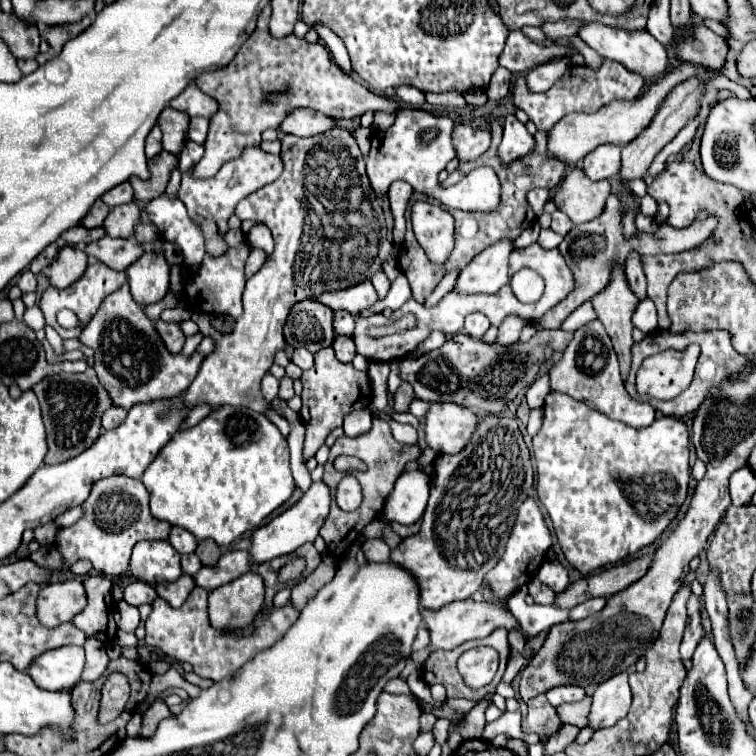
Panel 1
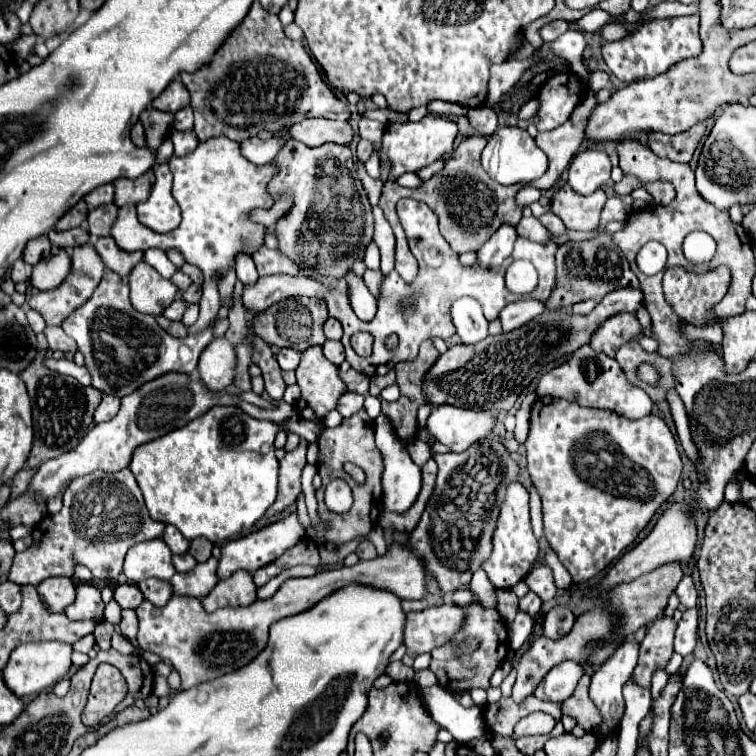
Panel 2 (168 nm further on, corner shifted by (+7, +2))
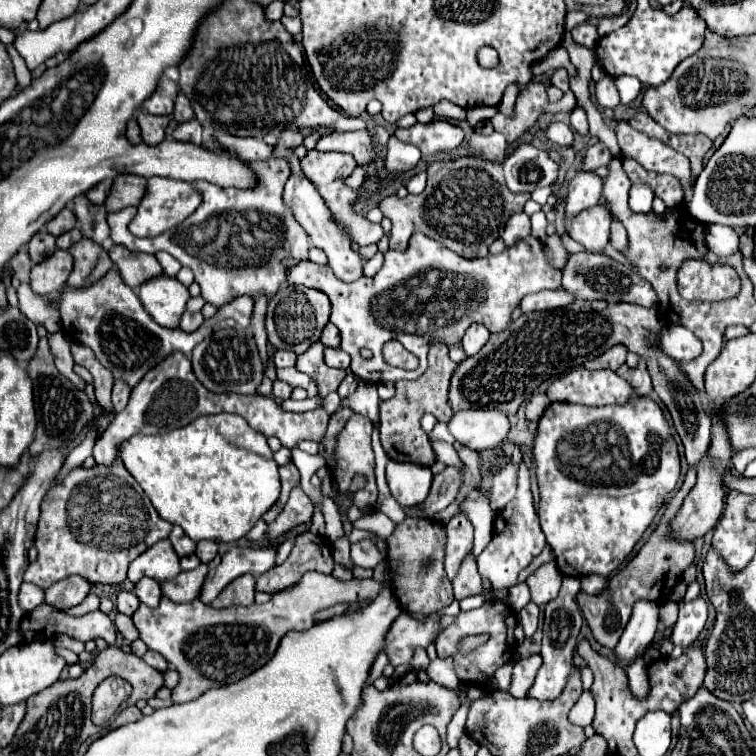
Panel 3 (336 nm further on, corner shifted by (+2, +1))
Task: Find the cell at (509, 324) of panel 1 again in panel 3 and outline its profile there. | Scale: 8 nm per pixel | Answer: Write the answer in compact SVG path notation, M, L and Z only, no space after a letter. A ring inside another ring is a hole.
M554 289L554 291L540 291L534 295L528 295L522 299L520 309L522 313L532 313L532 311L546 311L546 309L556 309L556 307L564 307L568 303L572 303L574 297L564 293L562 289Z

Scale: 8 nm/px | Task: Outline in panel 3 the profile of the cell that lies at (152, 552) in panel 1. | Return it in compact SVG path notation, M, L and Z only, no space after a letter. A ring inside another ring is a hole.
M168 539L148 547L128 567L128 579L132 583L138 583L142 577L152 577L162 583L174 579L178 573L180 573L178 555Z

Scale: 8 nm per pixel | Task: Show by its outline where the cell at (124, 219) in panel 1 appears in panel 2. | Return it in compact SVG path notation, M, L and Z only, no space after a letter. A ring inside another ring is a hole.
M113 204L93 208L87 214L87 230L93 236L109 236L109 230L117 218L117 208Z

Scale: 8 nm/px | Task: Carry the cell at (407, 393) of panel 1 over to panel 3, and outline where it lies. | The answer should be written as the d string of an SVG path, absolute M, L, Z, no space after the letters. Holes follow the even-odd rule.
M432 343L428 351L428 369L416 381L400 381L396 383L396 395L388 401L380 403L380 441L386 449L388 457L394 461L410 461L418 465L432 465L434 451L426 431L420 427L420 419L424 413L432 413L438 421L448 421L452 417L452 409L448 405L448 383L456 363L448 357L448 345Z

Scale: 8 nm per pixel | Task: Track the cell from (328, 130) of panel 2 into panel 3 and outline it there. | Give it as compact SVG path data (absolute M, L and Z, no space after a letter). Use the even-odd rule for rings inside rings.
M334 131L334 133L322 135L316 143L316 149L318 151L350 153L358 161L358 165L368 165L376 157L374 141L368 131L350 131L350 133Z

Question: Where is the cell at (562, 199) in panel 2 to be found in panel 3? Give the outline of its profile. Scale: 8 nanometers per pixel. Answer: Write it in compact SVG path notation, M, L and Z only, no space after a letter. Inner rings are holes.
M596 205L592 209L580 211L570 227L568 235L582 243L588 251L604 251L610 239L610 211L606 205Z

